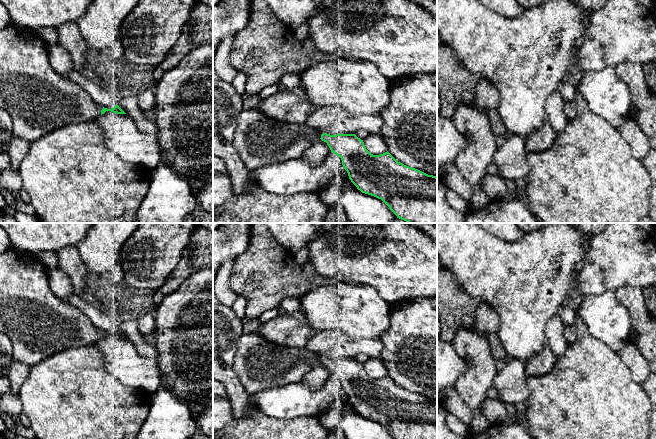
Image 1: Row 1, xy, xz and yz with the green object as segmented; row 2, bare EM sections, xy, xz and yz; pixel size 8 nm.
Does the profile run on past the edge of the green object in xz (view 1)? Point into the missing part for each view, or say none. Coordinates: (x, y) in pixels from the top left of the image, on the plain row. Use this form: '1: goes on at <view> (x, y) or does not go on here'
1: goes on at xz (259, 364)

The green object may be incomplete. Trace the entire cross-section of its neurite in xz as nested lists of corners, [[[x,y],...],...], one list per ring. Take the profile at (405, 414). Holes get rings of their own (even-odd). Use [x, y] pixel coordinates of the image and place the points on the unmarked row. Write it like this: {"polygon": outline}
{"polygon": [[[259,333],[242,334],[238,340],[234,356],[233,371],[237,375],[246,393],[252,396],[271,387],[284,386],[288,383],[302,382],[315,362],[326,366],[331,376],[339,380],[351,406],[362,417],[381,423],[395,439],[437,439],[437,401],[398,386],[388,375],[373,379],[365,371],[363,364],[355,358],[330,359],[306,347],[287,347],[265,339]]]}

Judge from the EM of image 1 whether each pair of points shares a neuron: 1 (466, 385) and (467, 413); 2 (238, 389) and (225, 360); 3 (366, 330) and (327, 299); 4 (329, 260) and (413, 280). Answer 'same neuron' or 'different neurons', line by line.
1: different neurons
2: same neuron
3: same neuron
4: same neuron

